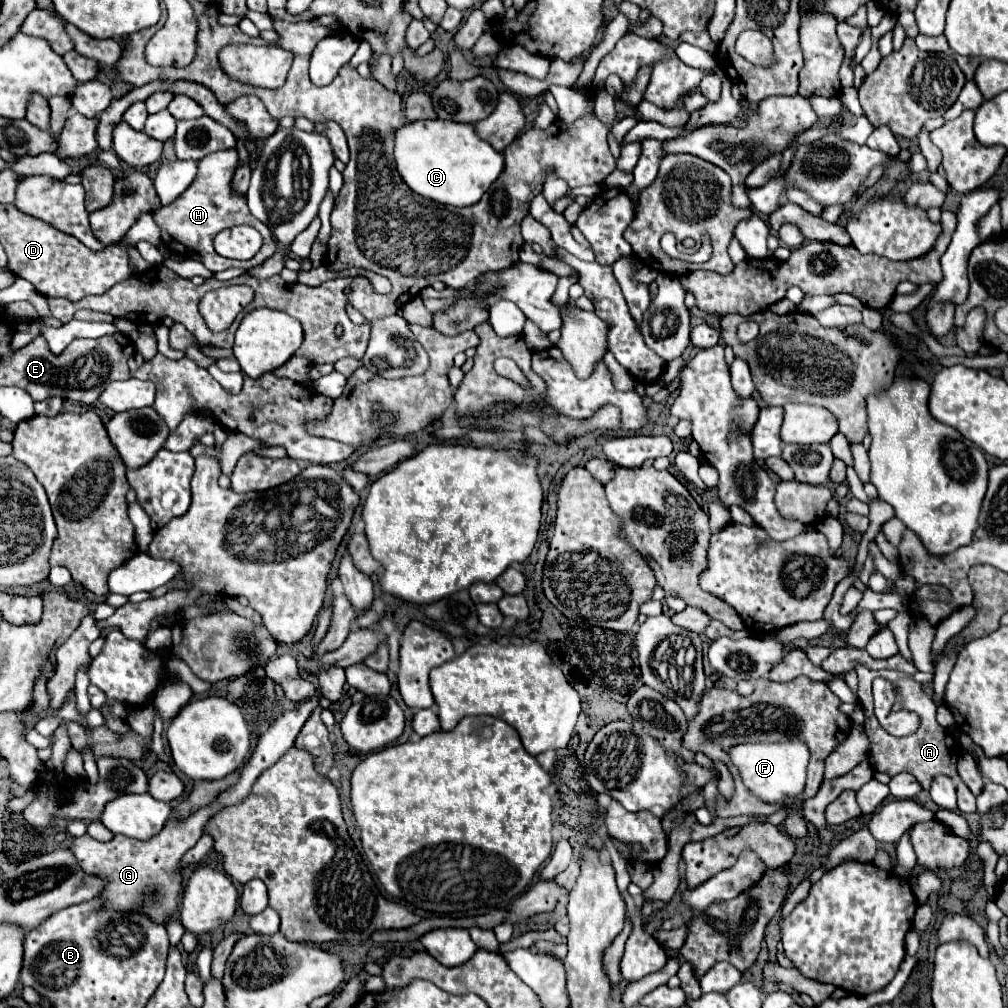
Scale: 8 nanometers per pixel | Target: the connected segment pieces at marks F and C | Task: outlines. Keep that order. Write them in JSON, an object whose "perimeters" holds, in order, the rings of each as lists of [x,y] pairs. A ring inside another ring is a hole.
{"perimeters":[[[[759,742],[759,744],[745,744],[735,746],[731,752],[733,764],[739,768],[743,784],[751,790],[751,794],[763,798],[765,802],[773,804],[783,798],[795,798],[801,802],[799,794],[805,788],[805,772],[809,762],[809,750],[805,742]]],[[[439,118],[411,122],[399,128],[395,134],[395,162],[401,178],[413,192],[451,206],[471,206],[479,202],[505,168],[503,152],[497,152],[489,142],[481,140],[475,124]]]]}

